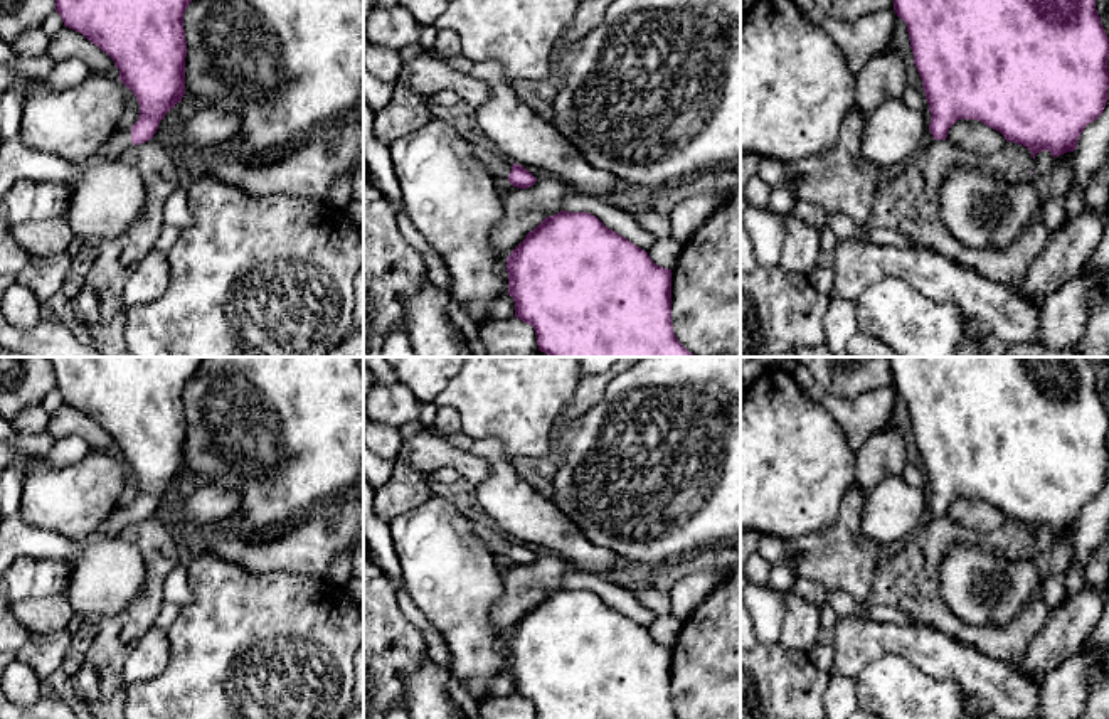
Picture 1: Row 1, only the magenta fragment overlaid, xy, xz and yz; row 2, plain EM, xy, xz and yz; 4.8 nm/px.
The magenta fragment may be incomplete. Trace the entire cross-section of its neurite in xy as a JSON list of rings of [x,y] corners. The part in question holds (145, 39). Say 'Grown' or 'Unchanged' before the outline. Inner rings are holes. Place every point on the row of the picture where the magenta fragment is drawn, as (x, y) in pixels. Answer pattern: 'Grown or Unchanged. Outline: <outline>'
Grown. Outline: [[[56,0],[56,12],[66,27],[82,34],[106,52],[119,69],[119,81],[133,91],[140,104],[138,121],[126,130],[116,130],[106,141],[108,158],[119,155],[131,145],[153,138],[165,115],[185,94],[187,40],[183,13],[192,0]]]

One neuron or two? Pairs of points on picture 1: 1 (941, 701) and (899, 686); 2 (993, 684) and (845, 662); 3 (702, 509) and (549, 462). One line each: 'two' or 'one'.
1: one
2: one
3: two

